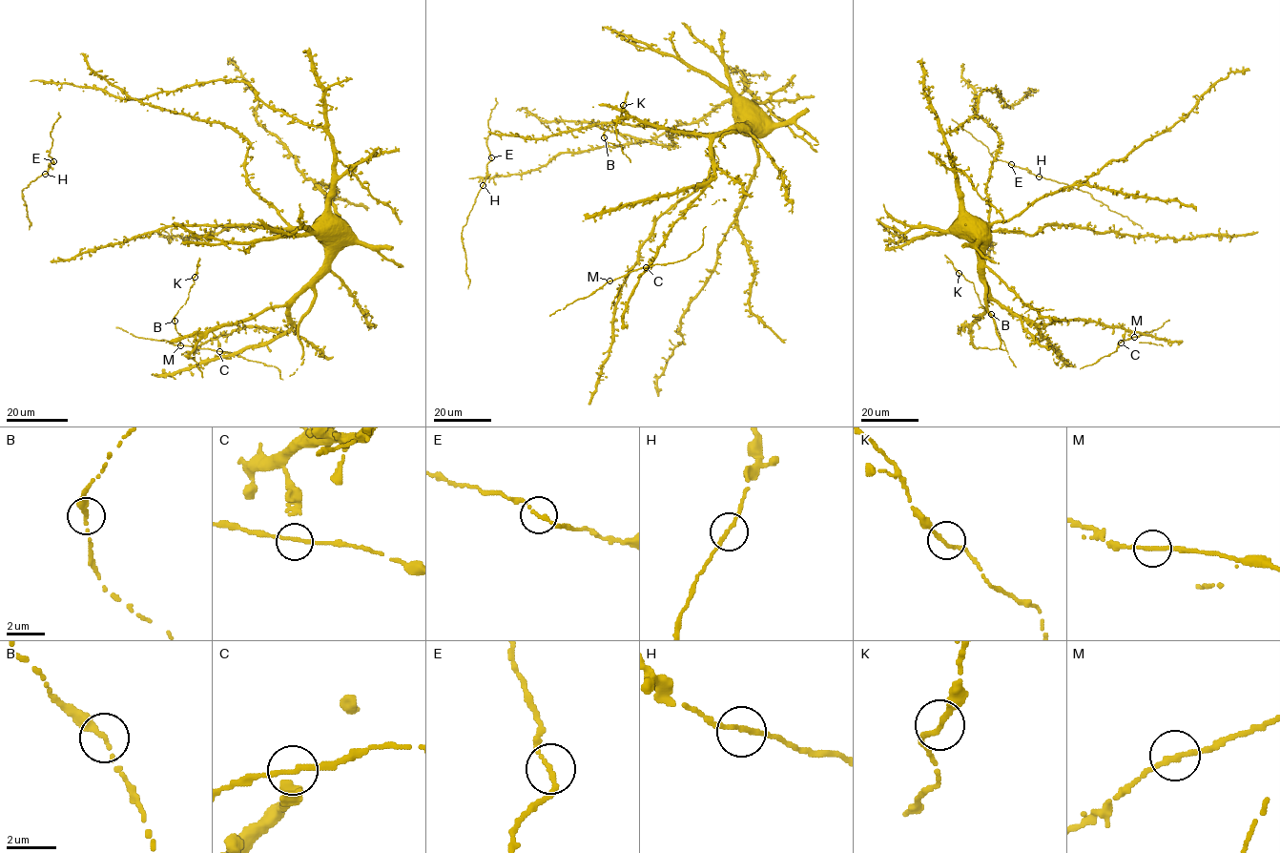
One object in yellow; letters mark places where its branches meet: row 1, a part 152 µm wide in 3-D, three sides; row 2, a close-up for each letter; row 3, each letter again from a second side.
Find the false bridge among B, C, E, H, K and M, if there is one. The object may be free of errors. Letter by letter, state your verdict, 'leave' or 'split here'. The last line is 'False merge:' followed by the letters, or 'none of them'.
B: leave
C: leave
E: leave
H: leave
K: leave
M: leave
False merge: none of them

